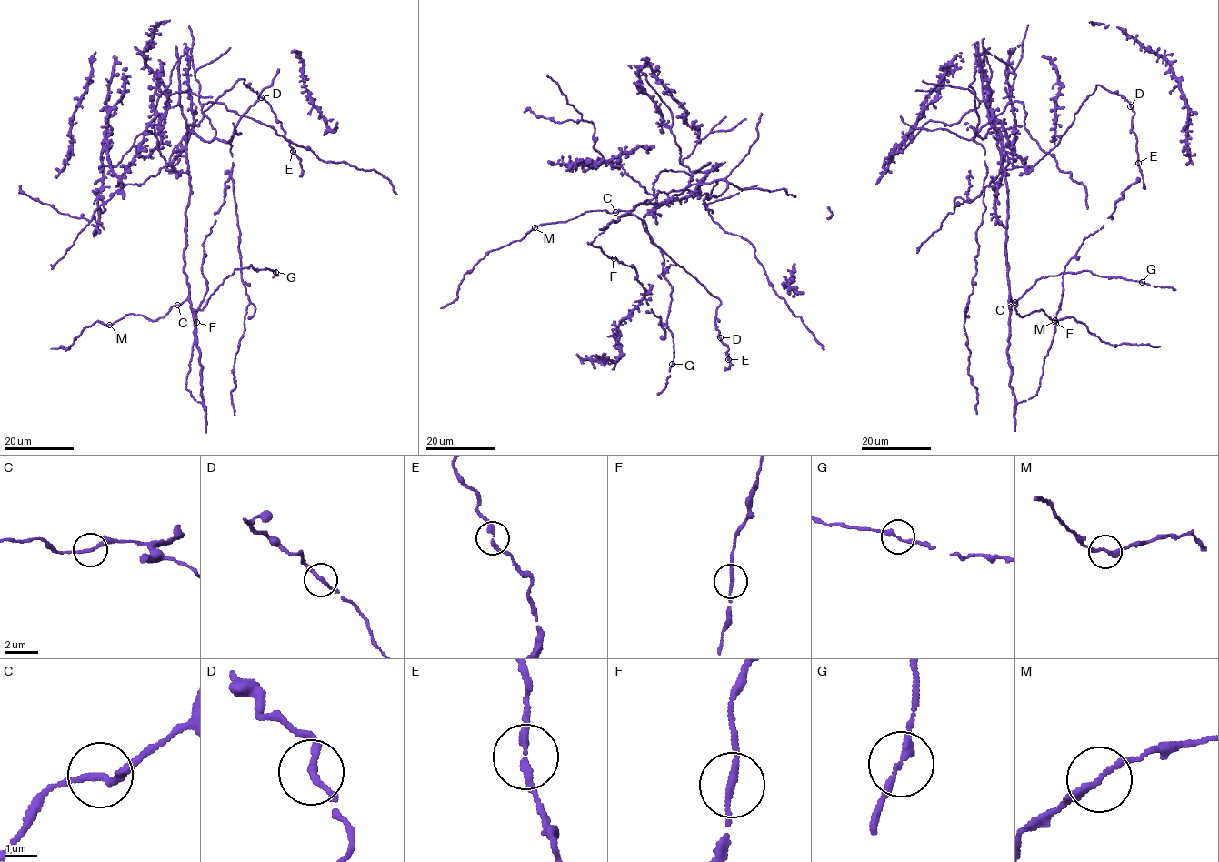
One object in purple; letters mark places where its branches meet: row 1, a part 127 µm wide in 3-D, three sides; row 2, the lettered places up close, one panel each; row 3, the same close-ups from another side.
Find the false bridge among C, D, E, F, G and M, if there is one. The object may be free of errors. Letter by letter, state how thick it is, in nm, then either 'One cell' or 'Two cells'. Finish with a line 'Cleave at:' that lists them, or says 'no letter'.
C: Thickness 190 nm. One cell
D: Thickness 200 nm. One cell
E: Thickness 220 nm. One cell
F: Thickness 200 nm. One cell
G: Thickness 220 nm. One cell
M: Thickness 220 nm. One cell
Cleave at: no letter

